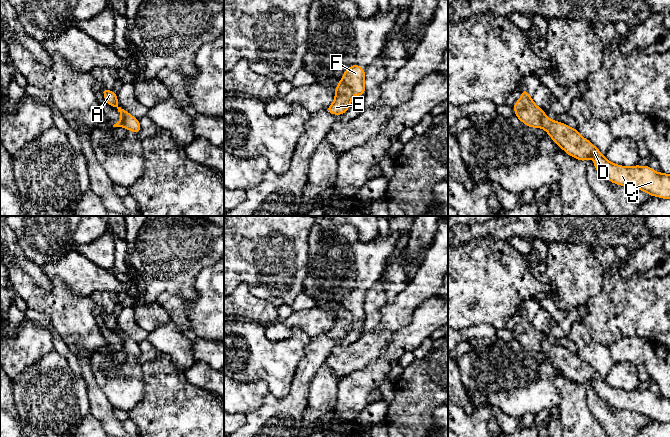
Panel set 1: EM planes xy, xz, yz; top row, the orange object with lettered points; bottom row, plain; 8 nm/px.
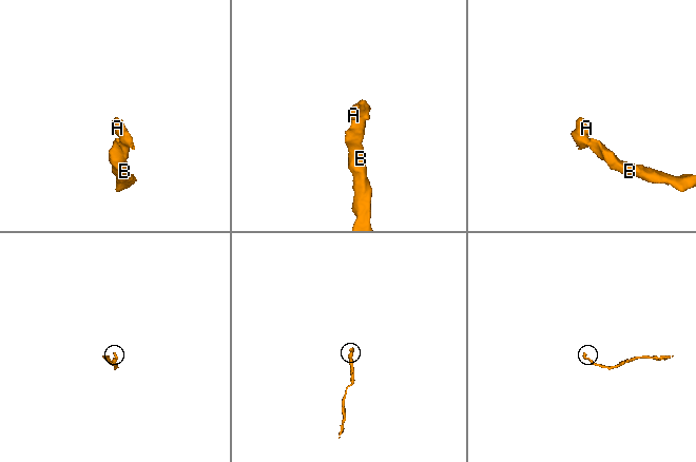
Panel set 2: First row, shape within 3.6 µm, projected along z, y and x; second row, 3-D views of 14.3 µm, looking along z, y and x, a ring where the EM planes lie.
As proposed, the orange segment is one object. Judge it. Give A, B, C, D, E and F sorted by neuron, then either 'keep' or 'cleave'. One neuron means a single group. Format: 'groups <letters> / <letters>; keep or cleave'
groups A F / B C D E; cleave

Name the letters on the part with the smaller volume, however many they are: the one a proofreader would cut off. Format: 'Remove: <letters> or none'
Remove: A, F

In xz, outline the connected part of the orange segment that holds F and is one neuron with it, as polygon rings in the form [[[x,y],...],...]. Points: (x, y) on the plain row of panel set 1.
[[[354,288],[344,295],[342,306],[352,314],[353,319],[363,320],[365,318],[364,301],[365,294]]]

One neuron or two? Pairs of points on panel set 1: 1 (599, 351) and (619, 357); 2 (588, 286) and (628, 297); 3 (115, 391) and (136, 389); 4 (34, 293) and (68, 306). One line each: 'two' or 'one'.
1: two
2: two
3: one
4: one

